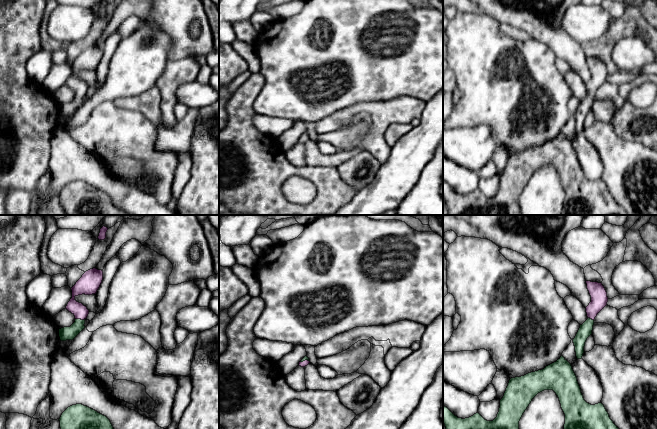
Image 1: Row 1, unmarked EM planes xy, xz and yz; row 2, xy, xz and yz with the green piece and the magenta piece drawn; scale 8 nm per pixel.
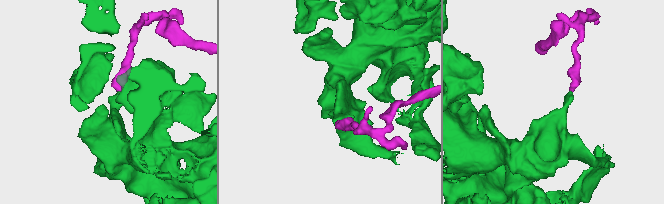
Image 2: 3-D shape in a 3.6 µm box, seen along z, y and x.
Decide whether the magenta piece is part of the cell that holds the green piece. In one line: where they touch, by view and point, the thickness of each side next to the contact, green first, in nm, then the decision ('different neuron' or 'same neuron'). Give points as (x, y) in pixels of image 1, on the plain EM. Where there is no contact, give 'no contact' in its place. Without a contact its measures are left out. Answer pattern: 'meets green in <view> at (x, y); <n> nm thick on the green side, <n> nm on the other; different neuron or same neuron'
meets green in xy at (80, 95); 110 nm thick on the green side, 120 nm on the other; same neuron

